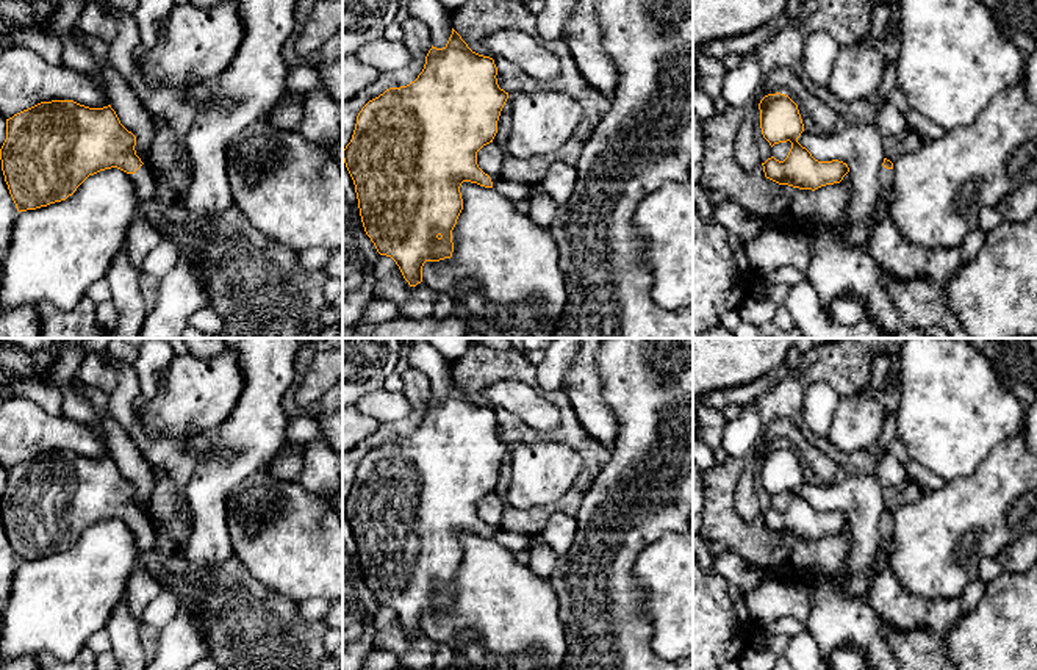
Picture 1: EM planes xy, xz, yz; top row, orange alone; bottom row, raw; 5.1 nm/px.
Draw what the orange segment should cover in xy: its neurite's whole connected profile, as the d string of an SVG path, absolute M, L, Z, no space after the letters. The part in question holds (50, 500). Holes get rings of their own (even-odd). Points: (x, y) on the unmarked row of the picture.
M74 451L41 452L6 470L2 521L19 564L66 551L89 526L111 518L127 523L139 551L149 551L155 545L155 529L135 496L136 487L120 474L111 456L89 459Z

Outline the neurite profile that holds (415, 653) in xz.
M380 606L375 617L377 650L393 651L402 670L425 670L433 664L438 645L424 632L410 637L391 607Z

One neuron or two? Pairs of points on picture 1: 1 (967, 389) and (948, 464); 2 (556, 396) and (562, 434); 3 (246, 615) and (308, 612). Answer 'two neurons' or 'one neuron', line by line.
1: one neuron
2: one neuron
3: two neurons

